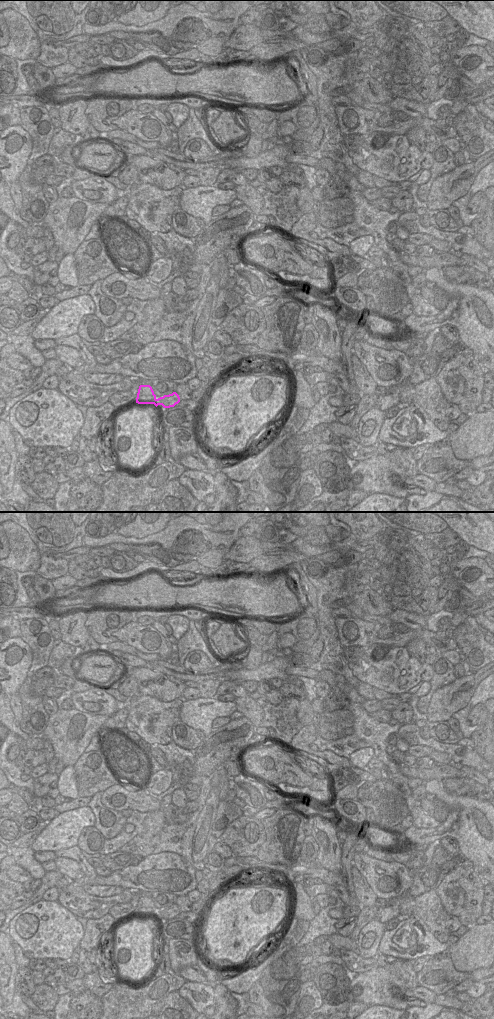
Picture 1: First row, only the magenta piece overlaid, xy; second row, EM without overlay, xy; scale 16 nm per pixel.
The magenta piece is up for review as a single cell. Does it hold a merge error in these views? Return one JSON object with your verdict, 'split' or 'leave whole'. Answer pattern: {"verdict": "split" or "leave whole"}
{"verdict": "split"}

